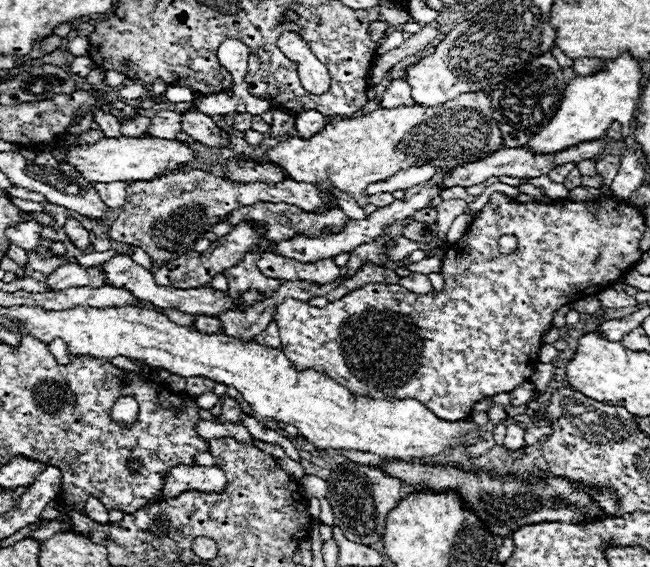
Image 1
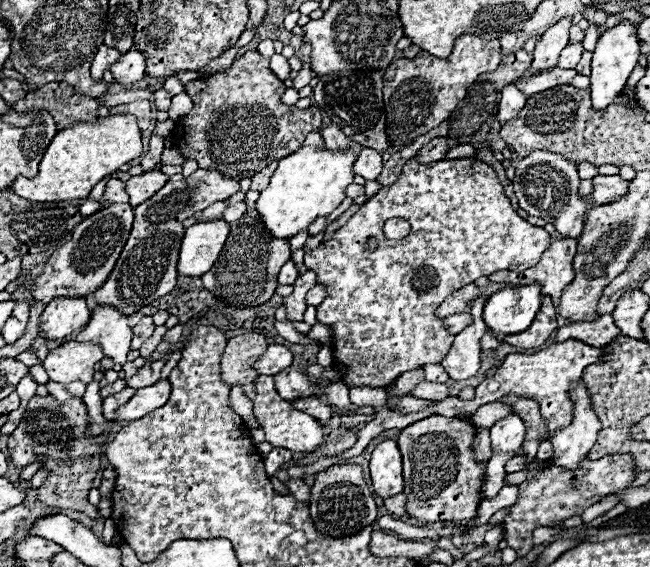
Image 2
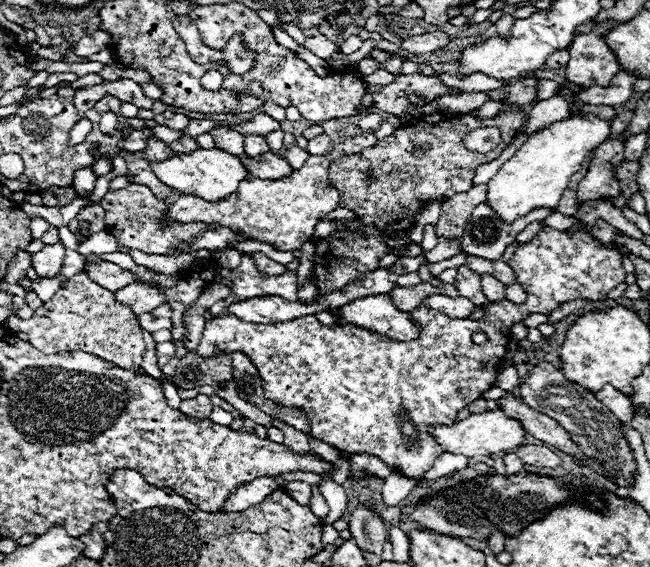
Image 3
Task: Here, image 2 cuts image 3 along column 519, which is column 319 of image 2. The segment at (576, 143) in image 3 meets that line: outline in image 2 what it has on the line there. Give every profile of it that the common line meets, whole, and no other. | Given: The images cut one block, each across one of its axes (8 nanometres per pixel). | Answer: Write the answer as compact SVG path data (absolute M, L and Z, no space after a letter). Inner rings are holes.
M354 144L348 152L330 152L326 148L318 150L304 146L288 158L282 158L268 188L260 192L260 198L254 206L264 228L274 238L290 240L298 232L308 230L314 220L328 216L346 198L344 190L348 184L352 184L352 162L356 160L358 152L358 144Z

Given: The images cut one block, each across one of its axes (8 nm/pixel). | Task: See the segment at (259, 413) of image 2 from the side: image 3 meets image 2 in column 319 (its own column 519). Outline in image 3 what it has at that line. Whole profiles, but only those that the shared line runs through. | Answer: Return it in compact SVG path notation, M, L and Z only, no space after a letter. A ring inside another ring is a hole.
M486 410L482 414L470 414L466 420L448 426L436 426L432 428L432 434L436 440L452 454L464 454L468 458L472 456L490 456L498 452L514 452L514 448L524 444L526 432L522 424L514 418L508 418L502 410Z

